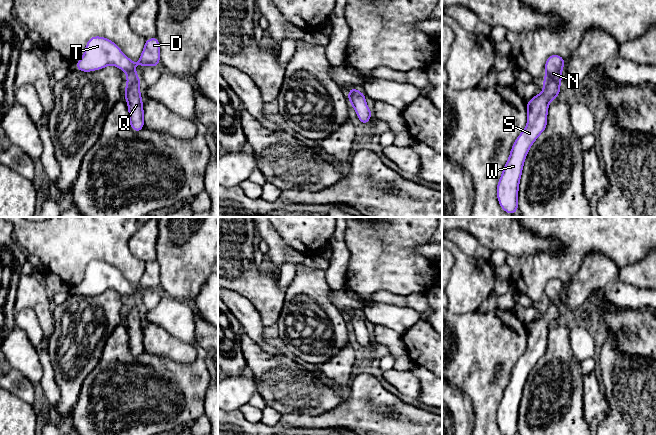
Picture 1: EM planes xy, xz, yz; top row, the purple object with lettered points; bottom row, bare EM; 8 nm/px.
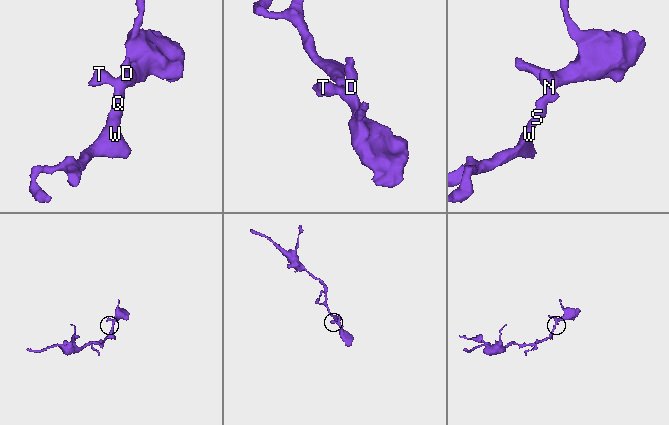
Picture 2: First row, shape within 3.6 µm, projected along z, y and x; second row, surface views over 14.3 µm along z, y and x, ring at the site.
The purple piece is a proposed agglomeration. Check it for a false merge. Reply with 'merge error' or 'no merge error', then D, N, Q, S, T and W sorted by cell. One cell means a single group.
no merge error; groups D N Q S T W

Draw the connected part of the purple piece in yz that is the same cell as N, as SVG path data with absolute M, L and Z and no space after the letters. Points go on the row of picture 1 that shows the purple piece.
M558 54L550 55L546 59L543 92L526 102L527 125L511 148L496 189L499 205L507 214L517 214L519 183L524 161L533 143L546 129L548 106L552 100L557 99L561 91L565 61Z

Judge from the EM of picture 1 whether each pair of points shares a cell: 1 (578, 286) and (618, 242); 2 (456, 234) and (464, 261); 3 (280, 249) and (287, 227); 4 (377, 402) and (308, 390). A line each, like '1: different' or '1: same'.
1: different
2: different
3: different
4: different

